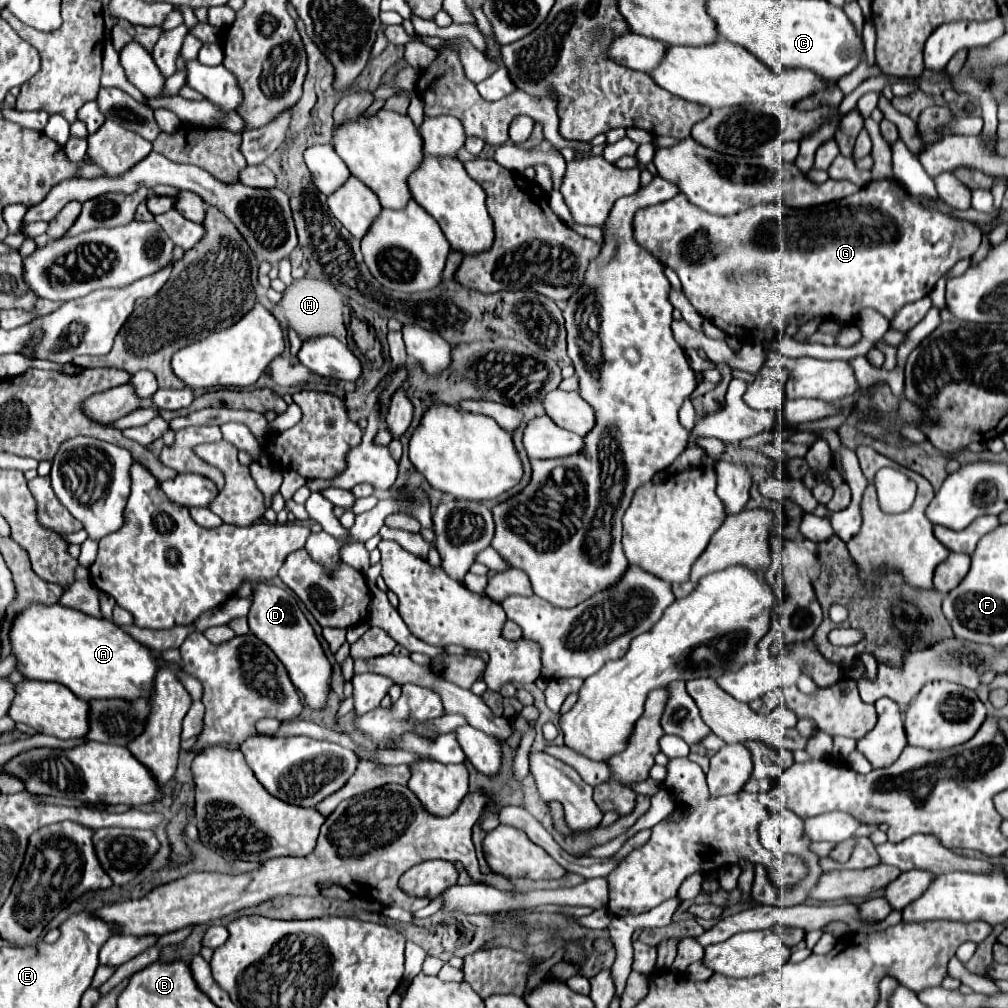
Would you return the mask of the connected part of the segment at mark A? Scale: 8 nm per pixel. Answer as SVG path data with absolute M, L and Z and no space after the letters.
M32 604L24 612L18 614L14 620L12 632L12 652L18 658L18 670L32 678L32 680L46 680L46 682L60 682L68 686L78 698L124 698L128 702L138 698L150 698L154 692L154 676L158 672L158 658L156 654L126 634L120 626L106 618L94 618L74 608L66 608L60 604L42 606Z

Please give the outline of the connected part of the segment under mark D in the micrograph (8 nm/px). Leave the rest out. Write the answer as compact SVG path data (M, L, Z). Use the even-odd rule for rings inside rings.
M258 584L252 608L248 612L248 624L250 632L254 632L264 644L272 648L272 652L280 658L280 662L286 666L288 676L294 684L294 688L304 696L304 702L312 710L324 710L326 700L332 692L332 664L328 656L324 654L314 628L302 614L298 600L292 592L272 586L272 584Z

